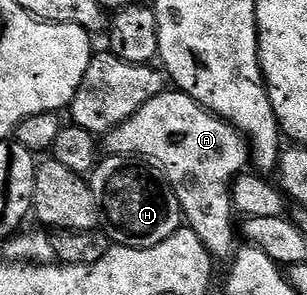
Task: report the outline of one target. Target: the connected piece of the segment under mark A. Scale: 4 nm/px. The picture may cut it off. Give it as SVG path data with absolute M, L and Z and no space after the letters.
M178 89L163 91L153 101L141 105L129 121L117 125L117 129L108 131L102 136L101 147L107 155L125 155L150 161L169 181L169 185L177 193L177 201L183 210L186 226L197 237L205 249L209 249L212 259L230 260L237 250L237 212L232 195L235 179L244 174L249 167L249 143L232 123L226 123L222 117L206 111L193 97Z

